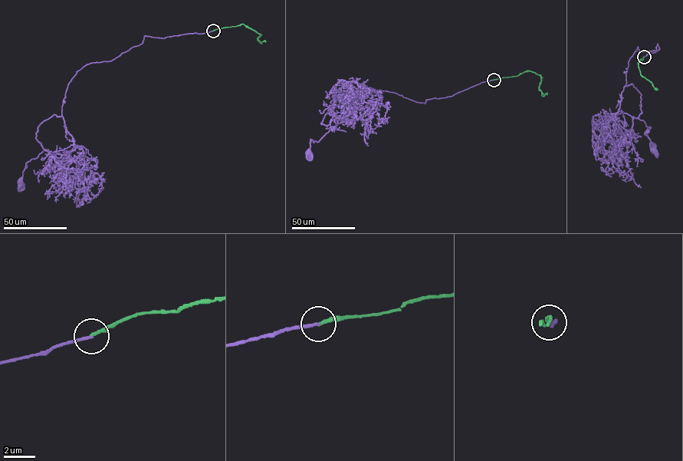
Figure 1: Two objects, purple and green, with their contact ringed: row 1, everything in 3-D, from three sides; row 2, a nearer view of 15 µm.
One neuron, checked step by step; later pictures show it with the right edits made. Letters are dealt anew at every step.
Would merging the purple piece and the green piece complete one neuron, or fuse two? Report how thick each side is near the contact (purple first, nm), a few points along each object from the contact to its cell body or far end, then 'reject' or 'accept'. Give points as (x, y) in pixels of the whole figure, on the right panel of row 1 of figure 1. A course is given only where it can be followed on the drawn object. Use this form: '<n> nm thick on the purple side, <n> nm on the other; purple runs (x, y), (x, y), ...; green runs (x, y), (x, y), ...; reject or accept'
170 nm thick on the purple side, 200 nm on the other; purple runs (643, 57), (658, 44), (638, 46), (625, 85), (641, 94), (638, 117), (654, 149); green runs (643, 57), (638, 63), (640, 74), (658, 89), (655, 90); accept

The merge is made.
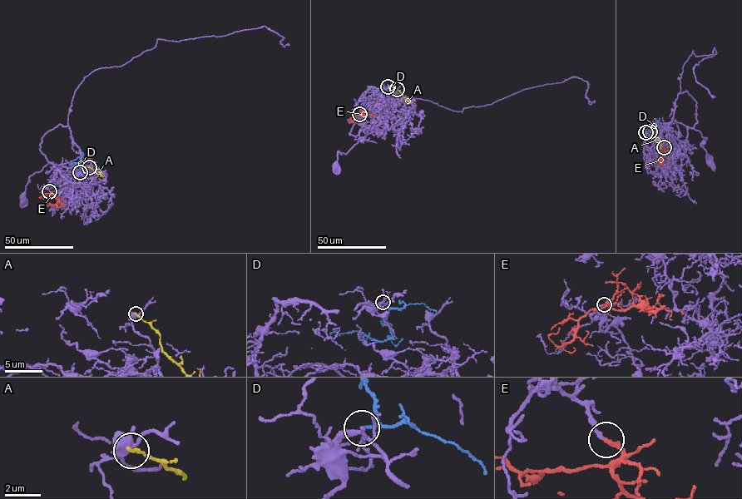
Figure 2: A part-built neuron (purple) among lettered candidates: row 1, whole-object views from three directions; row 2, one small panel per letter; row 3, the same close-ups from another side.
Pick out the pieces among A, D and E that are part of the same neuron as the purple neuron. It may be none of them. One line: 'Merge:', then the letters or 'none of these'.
Merge: D, E

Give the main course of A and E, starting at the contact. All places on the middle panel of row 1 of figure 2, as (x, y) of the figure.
A: (397, 89), (412, 102)
E: (359, 114), (368, 115), (356, 121)

